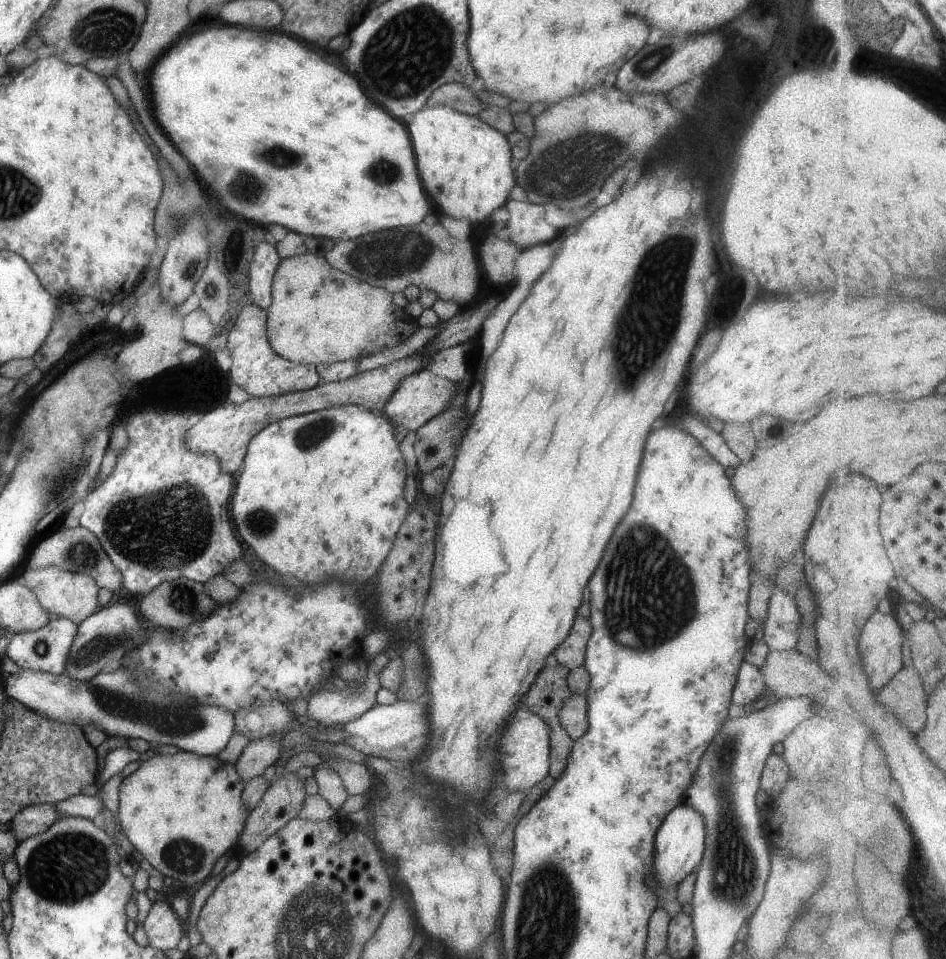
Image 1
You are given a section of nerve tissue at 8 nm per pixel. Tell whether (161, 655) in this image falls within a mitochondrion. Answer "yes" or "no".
no

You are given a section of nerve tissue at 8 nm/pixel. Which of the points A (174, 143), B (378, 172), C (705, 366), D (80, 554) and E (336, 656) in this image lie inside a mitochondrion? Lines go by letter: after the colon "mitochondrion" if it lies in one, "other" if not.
A: other
B: mitochondrion
C: other
D: mitochondrion
E: other

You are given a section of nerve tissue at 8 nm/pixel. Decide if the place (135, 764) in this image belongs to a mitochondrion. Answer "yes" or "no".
no

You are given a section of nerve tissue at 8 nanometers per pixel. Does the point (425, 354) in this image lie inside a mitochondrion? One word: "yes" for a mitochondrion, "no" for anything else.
no

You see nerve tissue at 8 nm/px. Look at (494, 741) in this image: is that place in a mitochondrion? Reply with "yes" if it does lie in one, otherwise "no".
no

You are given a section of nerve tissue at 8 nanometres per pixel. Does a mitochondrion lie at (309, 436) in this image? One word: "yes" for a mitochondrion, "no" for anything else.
yes

